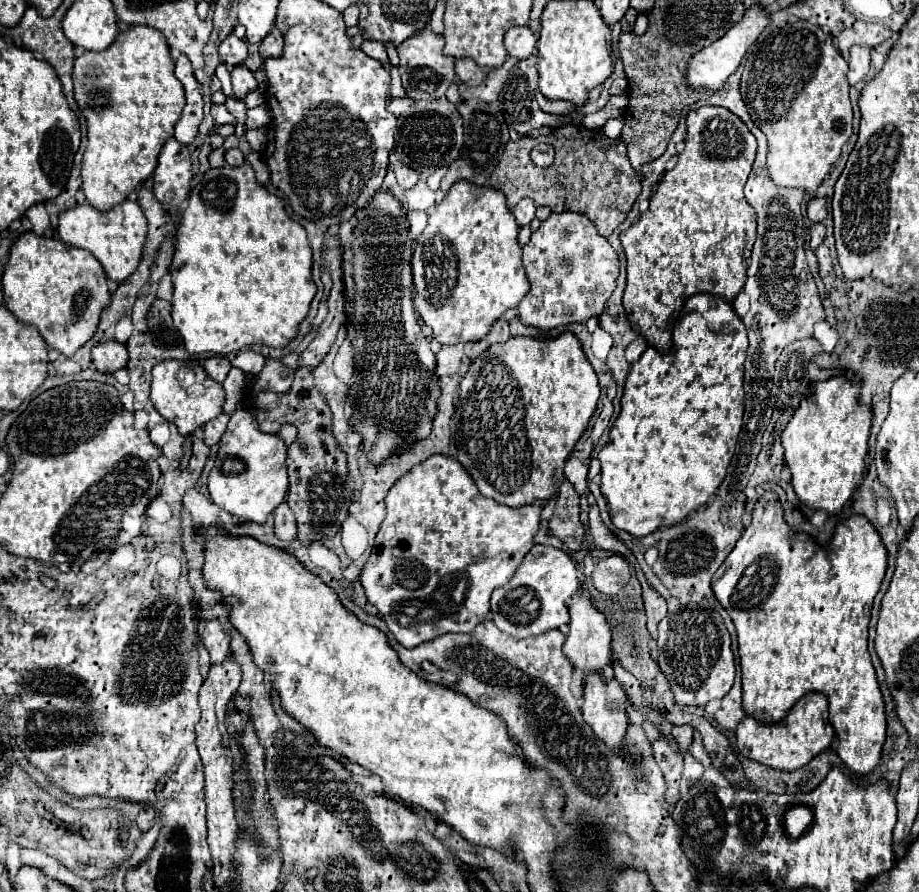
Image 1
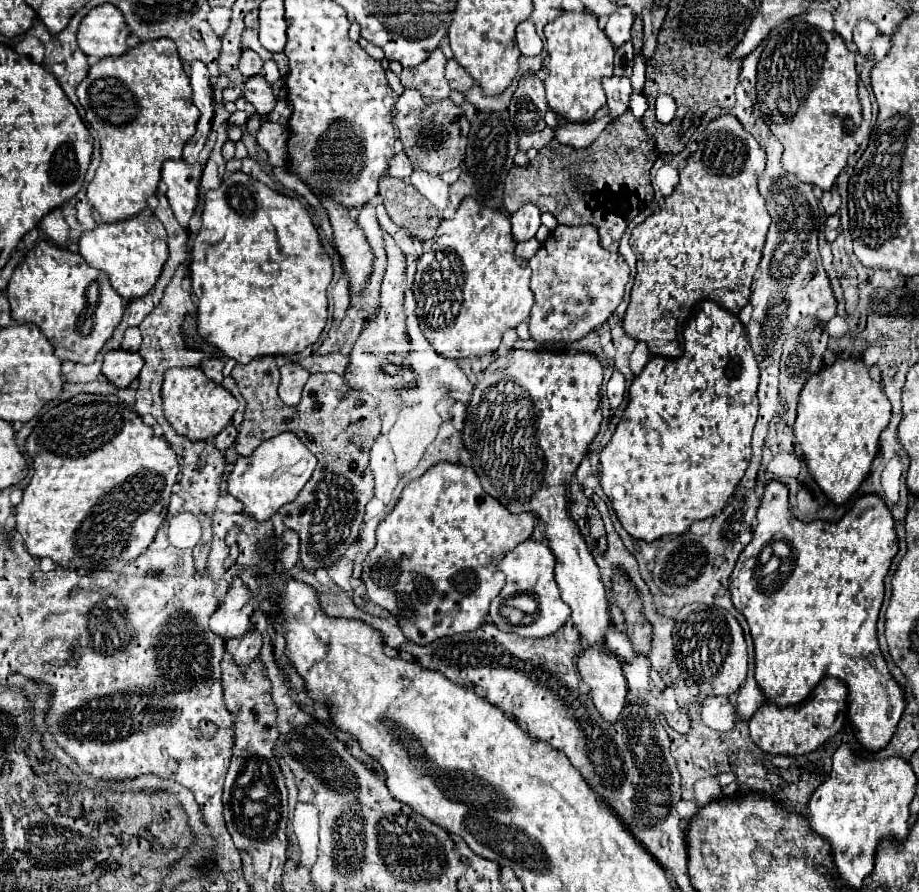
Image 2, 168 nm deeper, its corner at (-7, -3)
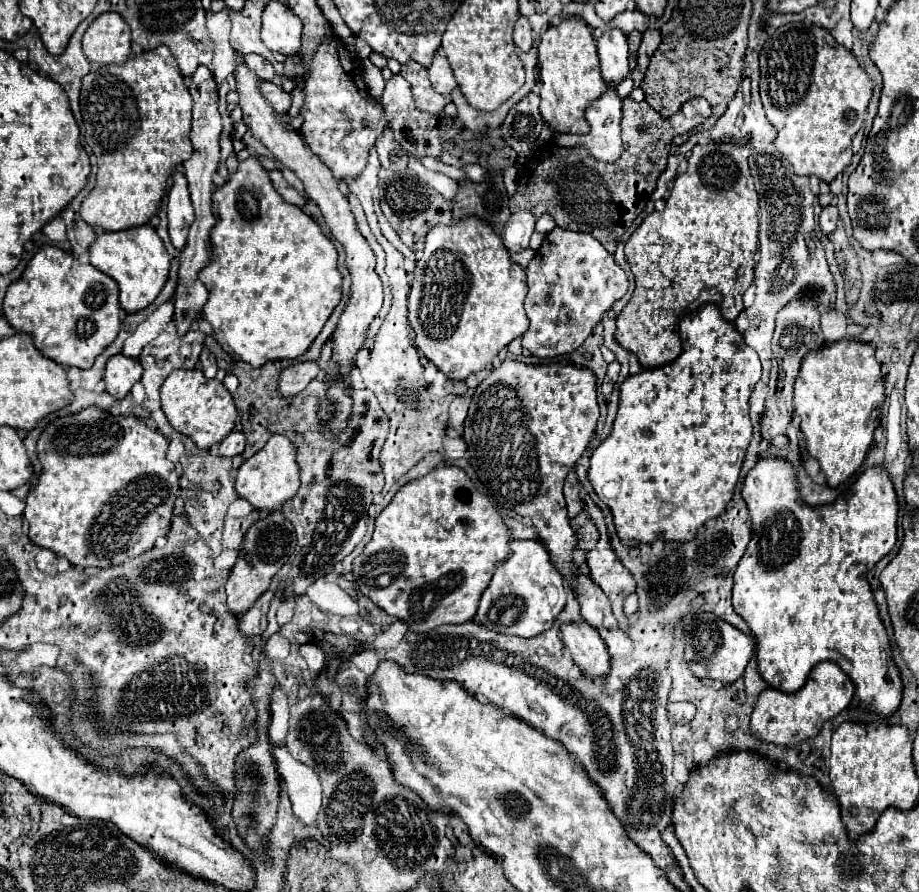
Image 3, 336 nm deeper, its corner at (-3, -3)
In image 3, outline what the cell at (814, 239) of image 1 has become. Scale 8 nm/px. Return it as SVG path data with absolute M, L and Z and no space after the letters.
M827 205L823 207L821 215L819 215L819 227L825 235L831 235L833 229L837 225L837 207L835 205Z

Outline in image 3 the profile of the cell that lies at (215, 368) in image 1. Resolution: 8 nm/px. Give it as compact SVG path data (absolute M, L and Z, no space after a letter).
M203 349L203 353L201 353L201 369L203 369L207 379L215 379L217 363L215 363L215 357L207 349Z

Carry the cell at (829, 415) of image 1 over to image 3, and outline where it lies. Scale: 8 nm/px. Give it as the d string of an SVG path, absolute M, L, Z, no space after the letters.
M835 341L827 343L819 351L813 351L805 357L801 371L795 381L795 415L799 417L801 433L807 441L807 451L811 457L819 461L821 471L825 473L827 485L837 487L847 477L851 477L861 463L865 461L869 449L873 447L873 431L879 425L879 411L885 401L883 375L879 371L879 363L875 359L875 349L863 341Z

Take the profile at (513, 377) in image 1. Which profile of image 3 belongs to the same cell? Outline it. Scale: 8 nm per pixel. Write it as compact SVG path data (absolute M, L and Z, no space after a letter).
M505 359L499 367L491 369L491 373L477 385L473 397L471 397L471 405L469 405L469 415L465 419L465 431L463 431L463 437L467 441L467 459L469 463L473 465L475 469L475 487L487 495L491 499L491 503L501 511L501 513L515 513L519 517L529 517L533 527L537 529L539 533L539 539L543 541L545 549L549 551L549 557L551 557L551 563L555 565L555 569L561 573L563 579L567 581L573 581L577 575L579 575L579 567L575 565L573 561L573 553L577 551L577 535L575 531L571 529L569 525L569 517L567 517L567 509L565 509L565 499L563 499L563 481L567 477L569 471L573 471L577 459L583 455L583 451L587 449L589 441L593 439L595 435L595 425L599 421L599 405L597 405L597 377L593 371L585 369L585 367L577 367L577 365L559 365L559 363L545 363L545 365L525 365L525 363L519 363L519 361L513 361L513 359Z

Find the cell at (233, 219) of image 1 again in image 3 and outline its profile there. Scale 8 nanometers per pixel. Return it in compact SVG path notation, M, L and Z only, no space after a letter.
M255 155L245 159L223 187L213 191L213 213L217 223L209 237L211 259L199 271L199 279L209 291L203 317L211 323L213 337L229 357L245 361L251 367L303 355L341 299L335 245L325 237L313 217L281 199Z

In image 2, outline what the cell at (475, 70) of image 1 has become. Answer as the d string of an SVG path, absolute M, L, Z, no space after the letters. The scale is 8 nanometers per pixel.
M449 59L445 63L445 79L449 81L449 87L459 93L465 93L467 89L471 89L471 85L475 85L475 81L469 77L469 73L455 59Z

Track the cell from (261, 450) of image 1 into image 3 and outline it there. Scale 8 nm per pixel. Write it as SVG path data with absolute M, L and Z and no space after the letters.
M273 435L267 445L257 451L253 457L241 463L237 469L237 479L235 479L235 491L239 497L247 499L257 511L277 511L285 501L293 499L297 493L301 481L299 481L299 465L297 465L297 447L289 443L287 437L283 435Z

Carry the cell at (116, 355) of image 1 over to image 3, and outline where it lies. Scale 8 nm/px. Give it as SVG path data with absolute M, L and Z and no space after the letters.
M113 355L105 365L103 381L107 385L107 393L111 393L115 399L123 399L131 387L141 379L143 367L137 359L125 357L125 355Z

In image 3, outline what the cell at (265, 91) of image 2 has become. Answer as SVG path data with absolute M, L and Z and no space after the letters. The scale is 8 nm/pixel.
M261 81L261 83L259 83L259 91L261 91L261 95L273 105L273 109L275 109L277 113L285 115L287 109L291 107L291 97L289 97L289 93L285 93L279 85L275 85L275 83L271 83L271 81Z

